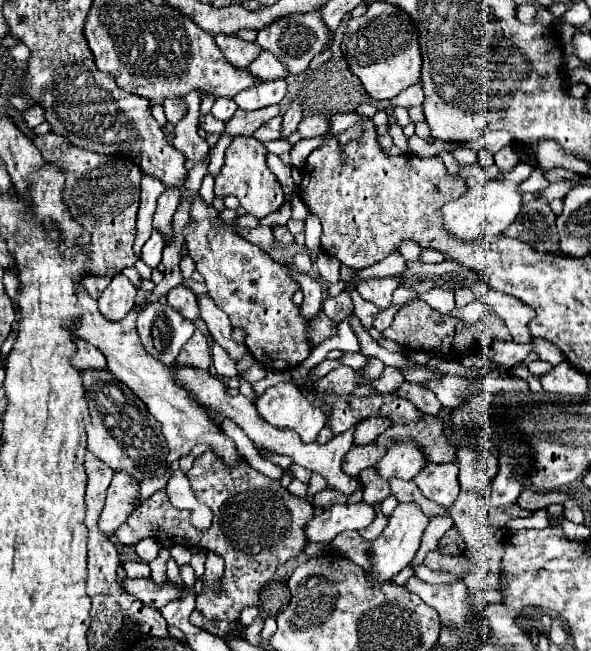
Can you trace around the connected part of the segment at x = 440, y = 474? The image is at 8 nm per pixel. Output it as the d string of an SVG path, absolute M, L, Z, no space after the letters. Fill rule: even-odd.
M456 462L426 464L422 468L422 472L418 472L418 476L414 476L414 482L428 500L434 500L444 508L450 508L460 494Z

